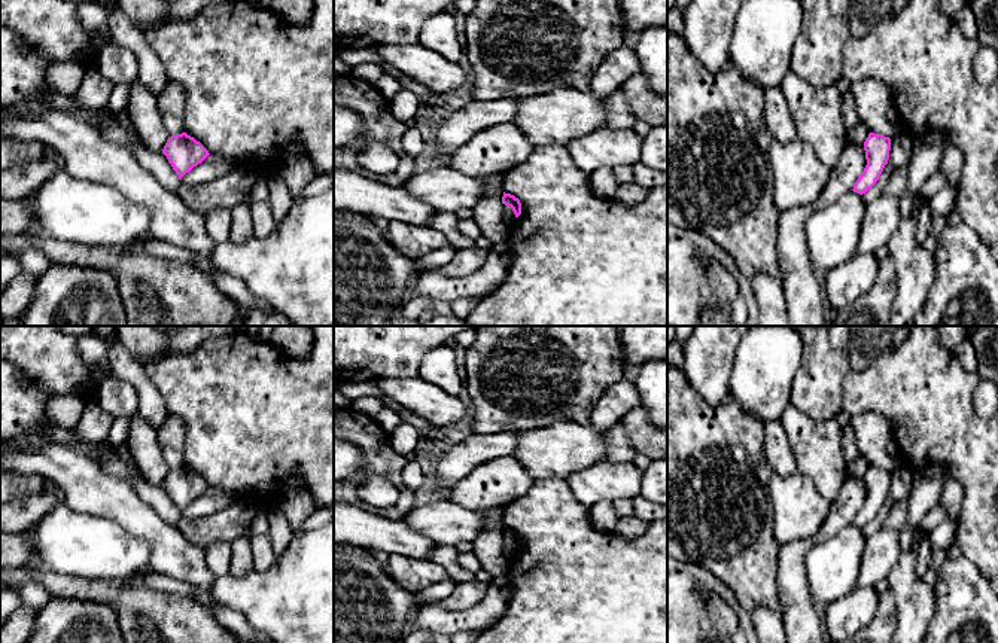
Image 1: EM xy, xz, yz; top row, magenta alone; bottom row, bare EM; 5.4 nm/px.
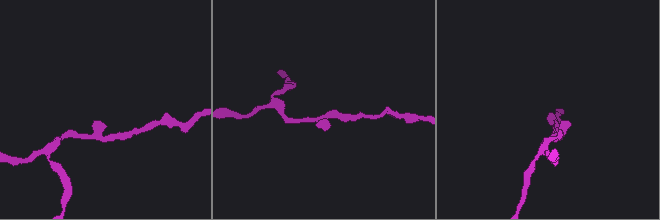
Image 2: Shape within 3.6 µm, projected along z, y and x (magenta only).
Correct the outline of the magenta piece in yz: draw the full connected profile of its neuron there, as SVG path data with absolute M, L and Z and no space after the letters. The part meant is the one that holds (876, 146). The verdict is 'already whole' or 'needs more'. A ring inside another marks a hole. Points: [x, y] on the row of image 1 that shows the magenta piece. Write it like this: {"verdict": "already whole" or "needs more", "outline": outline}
{"verdict": "already whole", "outline": "M870 132L864 141L867 165L854 185L854 192L862 195L879 180L889 159L891 138Z"}

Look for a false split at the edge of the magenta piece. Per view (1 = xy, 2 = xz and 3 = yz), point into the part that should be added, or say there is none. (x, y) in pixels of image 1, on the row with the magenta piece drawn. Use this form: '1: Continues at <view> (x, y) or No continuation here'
1: No continuation here
2: No continuation here
3: No continuation here

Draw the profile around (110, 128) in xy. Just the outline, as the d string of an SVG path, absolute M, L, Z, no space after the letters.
M112 112L107 118L98 119L91 127L107 141L119 144L133 153L139 146L144 146L137 131L130 131L119 121L119 113Z

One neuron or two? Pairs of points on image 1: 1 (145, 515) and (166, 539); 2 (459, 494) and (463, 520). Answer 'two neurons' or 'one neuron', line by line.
1: one neuron
2: two neurons

